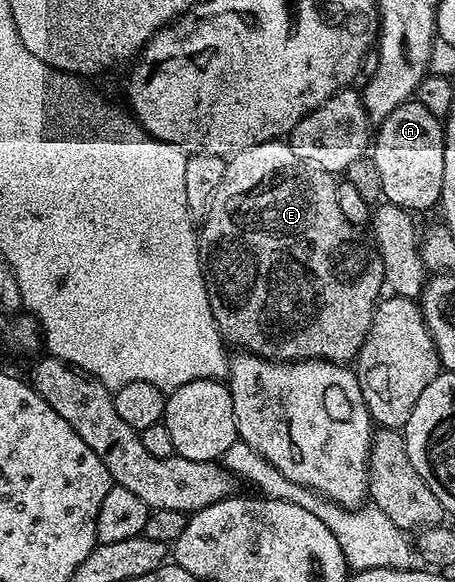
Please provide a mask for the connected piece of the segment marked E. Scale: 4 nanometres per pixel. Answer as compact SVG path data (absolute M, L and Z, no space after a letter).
M273 139L266 143L258 143L254 147L246 147L242 151L231 154L231 156L227 158L224 167L224 174L222 175L222 183L218 183L218 191L214 191L214 199L210 203L210 211L208 212L207 217L203 218L202 224L199 226L198 240L200 243L200 265L204 268L204 286L208 292L212 314L216 320L216 326L218 327L221 337L224 338L225 342L227 342L229 346L240 345L236 347L243 347L247 350L247 352L255 353L257 357L266 357L270 361L334 361L337 363L348 363L359 355L362 343L366 339L366 335L372 326L372 316L374 315L376 306L382 297L380 288L383 290L386 282L384 280L382 259L378 255L373 255L370 252L369 242L367 240L364 242L363 239L360 238L361 230L357 228L357 226L352 225L350 223L350 219L346 219L346 215L342 215L342 211L338 207L338 191L336 190L337 184L337 178L333 176L333 174L322 171L310 163L306 163L306 159L298 159L298 155L294 155L294 151L289 147L287 140L284 139Z

